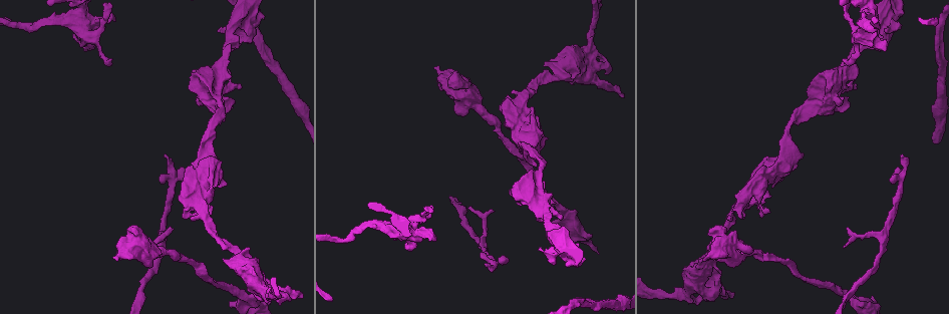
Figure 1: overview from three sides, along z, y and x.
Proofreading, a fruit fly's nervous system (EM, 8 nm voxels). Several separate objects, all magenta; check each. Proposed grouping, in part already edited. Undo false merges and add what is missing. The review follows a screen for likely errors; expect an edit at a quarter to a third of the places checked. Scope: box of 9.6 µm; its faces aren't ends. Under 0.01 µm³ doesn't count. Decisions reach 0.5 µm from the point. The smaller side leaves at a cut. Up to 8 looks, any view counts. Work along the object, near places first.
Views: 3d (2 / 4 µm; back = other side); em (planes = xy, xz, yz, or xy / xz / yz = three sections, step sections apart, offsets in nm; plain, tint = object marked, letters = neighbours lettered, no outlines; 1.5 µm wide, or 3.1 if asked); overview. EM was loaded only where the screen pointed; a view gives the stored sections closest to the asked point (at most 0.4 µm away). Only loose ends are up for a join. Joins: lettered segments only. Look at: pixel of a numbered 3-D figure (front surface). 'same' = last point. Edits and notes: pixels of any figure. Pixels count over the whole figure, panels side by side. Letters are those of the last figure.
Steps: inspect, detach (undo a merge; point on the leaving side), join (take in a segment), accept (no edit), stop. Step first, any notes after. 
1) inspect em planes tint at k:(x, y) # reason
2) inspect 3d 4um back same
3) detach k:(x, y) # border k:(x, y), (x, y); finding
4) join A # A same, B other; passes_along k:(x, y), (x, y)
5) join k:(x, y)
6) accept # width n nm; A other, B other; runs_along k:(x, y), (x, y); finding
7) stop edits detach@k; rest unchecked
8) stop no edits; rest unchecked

inspect em planes plain at 1:(406, 249) # free end

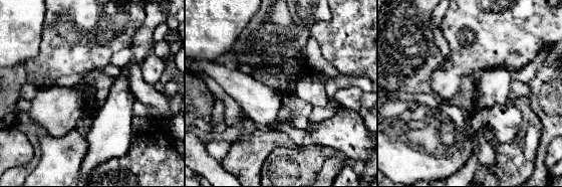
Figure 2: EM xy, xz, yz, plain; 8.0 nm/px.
inspect em planes letters same

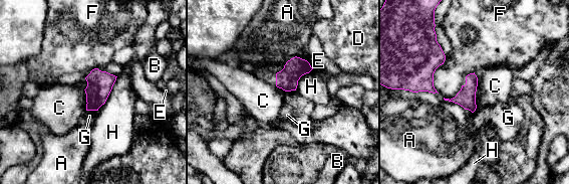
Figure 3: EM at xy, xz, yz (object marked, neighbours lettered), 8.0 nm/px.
accept # A other, B other, C other, D other, E other, F other, G other, H other; border 3:(478, 78), (476, 107); no lettered segment goes on from it

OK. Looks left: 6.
inspect 3d 2um at 1:(880, 15) # two arms at a narrow angle

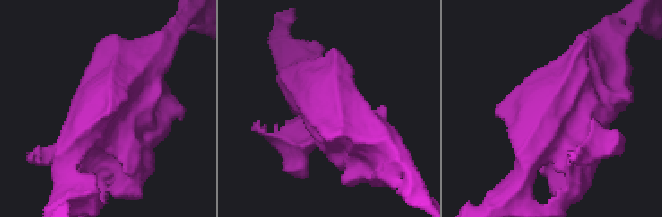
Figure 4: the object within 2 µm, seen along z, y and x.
inspect em xy step 4 tint at 4:(97, 111)

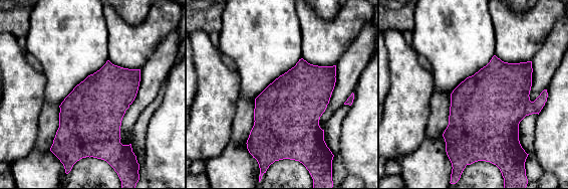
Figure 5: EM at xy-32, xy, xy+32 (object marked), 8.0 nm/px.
inspect em planes letters same

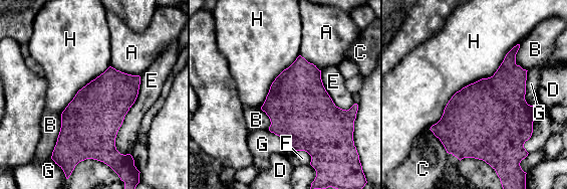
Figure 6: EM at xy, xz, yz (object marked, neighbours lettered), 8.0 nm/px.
accept # width 460 nm; A other, B other, C other, D other, E other, F other, G other, H other; border 6:(140, 76), (115, 138), (123, 155); all the same cell

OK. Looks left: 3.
inspect em planes tint at 1:(846, 108)

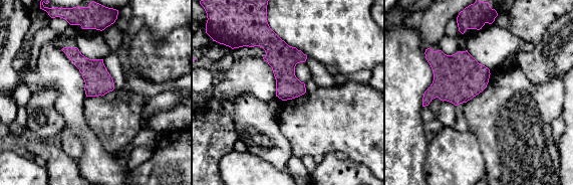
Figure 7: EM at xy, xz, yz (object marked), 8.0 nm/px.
inspect em planes letters same # what lies round it

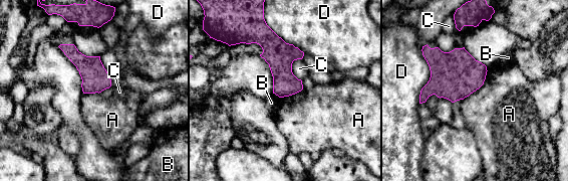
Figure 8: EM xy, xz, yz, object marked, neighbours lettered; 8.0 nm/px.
accept # longest_contact D 460 nm; A other, B other, C other, D other; border 8:(488, 70), (484, 82), (462, 100); none of them fits

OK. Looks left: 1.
stop no edits; rest unchecked

